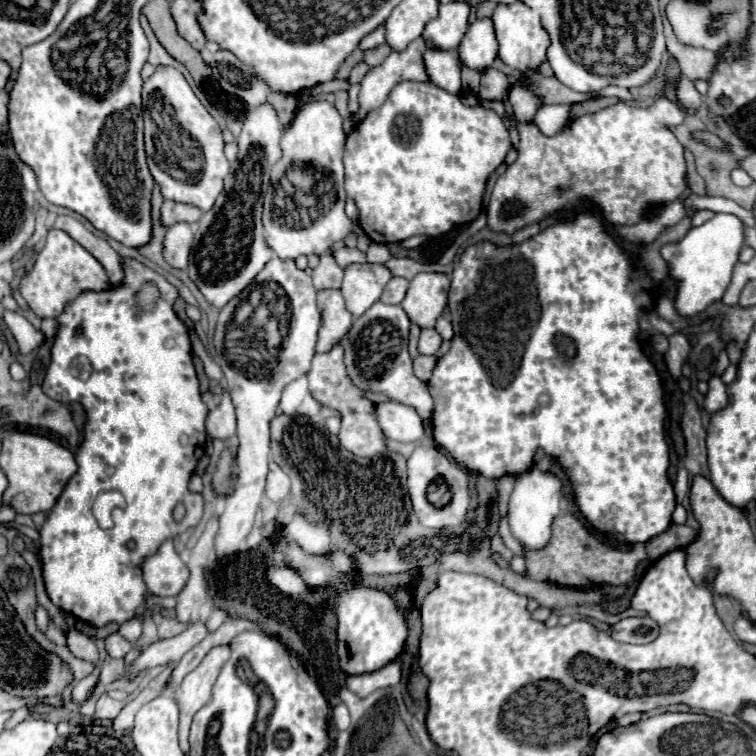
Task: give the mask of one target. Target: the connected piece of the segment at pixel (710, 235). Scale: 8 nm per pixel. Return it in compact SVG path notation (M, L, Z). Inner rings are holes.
M716 213L702 227L692 227L680 243L662 245L660 255L666 259L670 275L678 281L674 305L682 317L694 317L702 313L710 303L722 299L726 287L730 285L732 269L744 243L742 227L744 225L736 215Z

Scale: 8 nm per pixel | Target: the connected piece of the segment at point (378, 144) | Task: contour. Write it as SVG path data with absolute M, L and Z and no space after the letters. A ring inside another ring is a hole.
M402 81L398 83L388 99L376 109L376 111L370 111L366 115L364 121L360 121L358 127L354 127L350 133L348 133L348 141L346 141L346 149L344 149L344 167L346 167L346 195L356 203L358 211L362 213L360 217L360 225L364 229L364 233L376 241L376 243L398 243L398 241L404 241L408 237L414 237L414 235L424 235L424 237L438 237L438 235L444 235L448 231L452 231L454 227L460 227L460 225L466 225L470 221L474 221L482 209L482 195L484 195L484 187L486 187L486 181L490 177L490 173L496 171L496 167L504 161L506 153L510 149L510 135L508 135L508 129L504 127L502 119L490 111L490 109L484 109L484 107L468 107L460 101L458 95L452 95L432 83L416 83L416 81Z

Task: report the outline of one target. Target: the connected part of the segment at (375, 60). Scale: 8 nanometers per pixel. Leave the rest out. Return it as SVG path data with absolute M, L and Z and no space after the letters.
M380 43L380 45L376 45L374 49L368 49L368 51L366 51L364 63L366 63L370 69L372 69L372 67L378 67L378 65L388 57L390 51L392 51L392 49L390 49L388 43Z

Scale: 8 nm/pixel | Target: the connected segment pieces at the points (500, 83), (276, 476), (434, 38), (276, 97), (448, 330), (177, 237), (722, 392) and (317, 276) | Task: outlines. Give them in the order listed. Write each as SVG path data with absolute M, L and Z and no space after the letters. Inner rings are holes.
M486 69L482 73L480 83L480 97L484 99L506 99L510 93L510 81L508 77L498 69Z
M272 461L268 479L266 479L266 497L274 503L282 503L290 493L290 479L288 475Z
M458 1L442 3L440 15L428 21L422 31L422 39L426 47L444 49L444 51L456 49L468 29L468 15L470 15L468 3L458 3Z
M270 93L270 95L268 95L268 103L270 103L272 107L276 107L276 113L278 113L280 123L282 123L284 127L288 127L288 125L292 123L292 119L294 119L294 113L296 113L296 107L298 107L294 95Z
M440 317L438 321L436 321L436 327L434 327L438 333L440 333L440 337L442 339L446 339L446 341L450 341L452 339L452 323L446 319L446 317Z
M174 223L166 231L166 241L164 241L166 261L176 269L186 269L190 245L192 245L192 225L190 223Z
M712 377L708 381L708 393L706 393L706 399L704 399L704 409L708 413L716 413L720 411L720 407L726 407L728 405L728 395L726 395L726 385L722 383L720 377Z
M322 255L318 267L312 271L312 281L316 289L340 289L344 271L336 265L332 255Z

